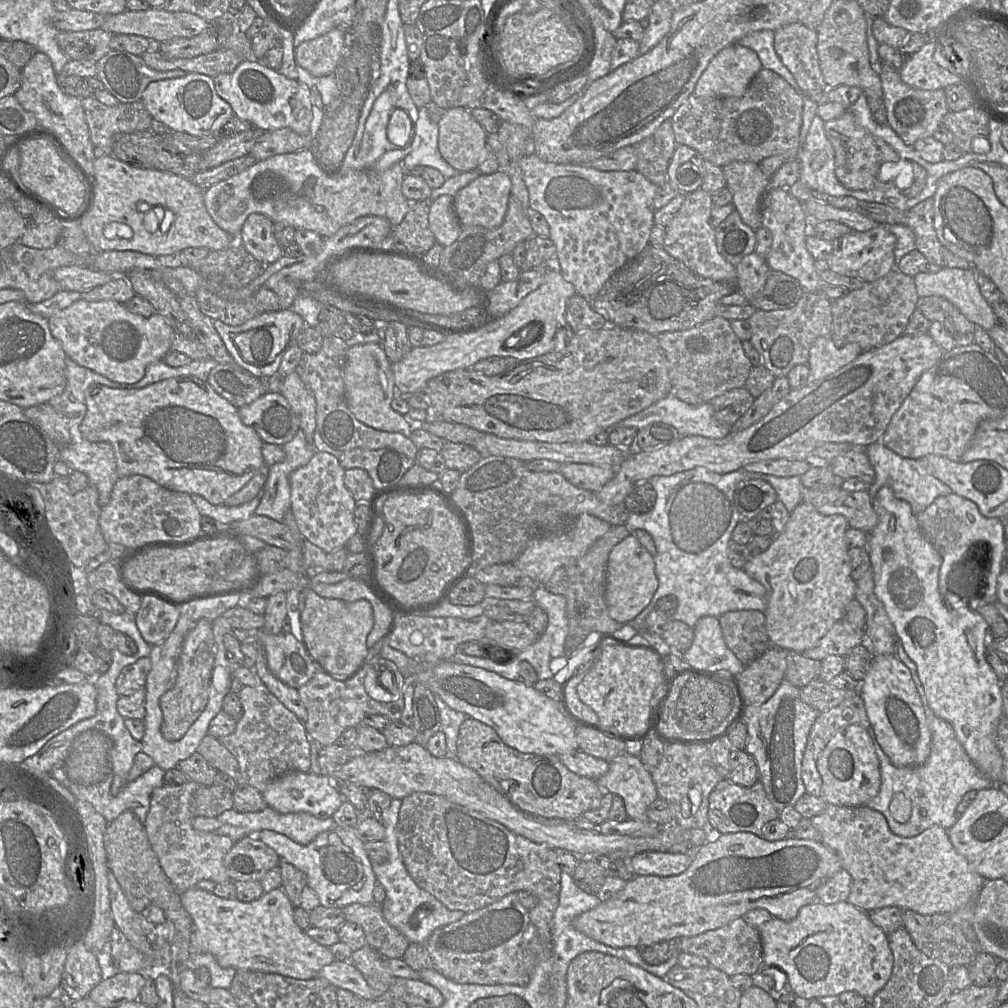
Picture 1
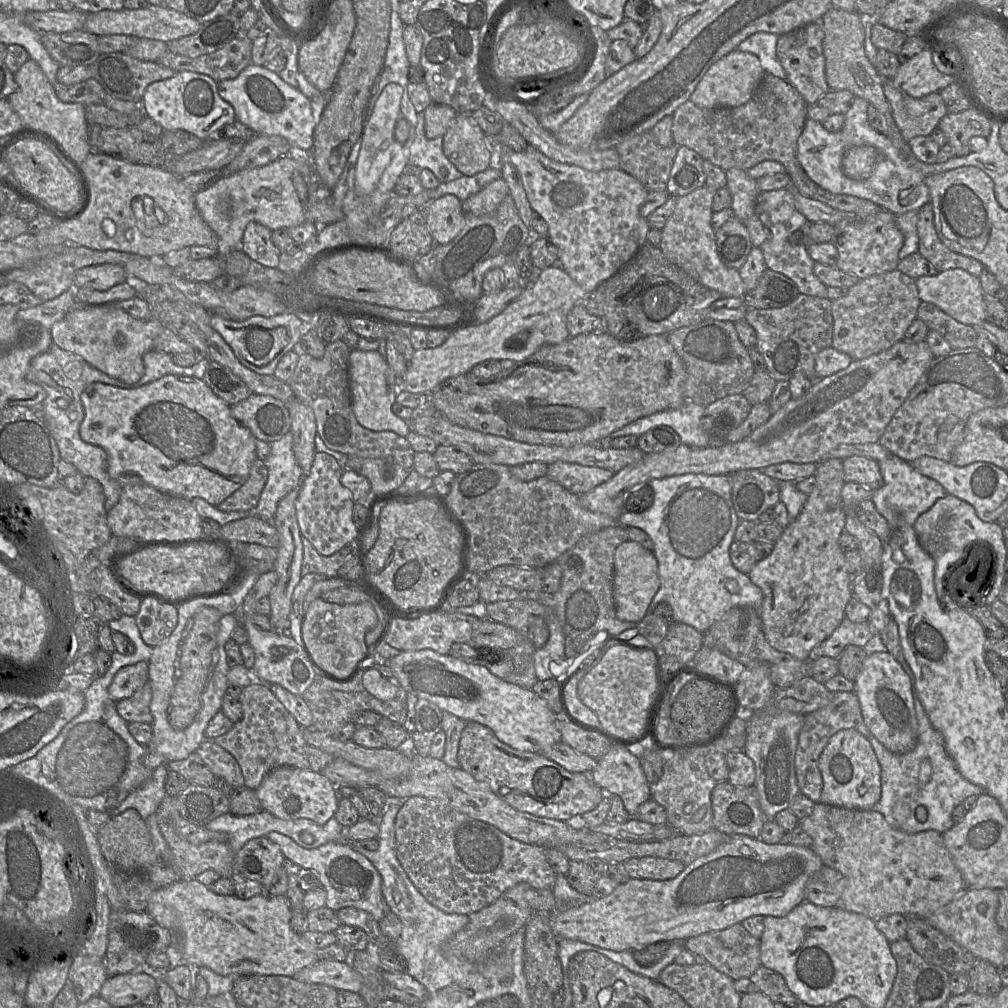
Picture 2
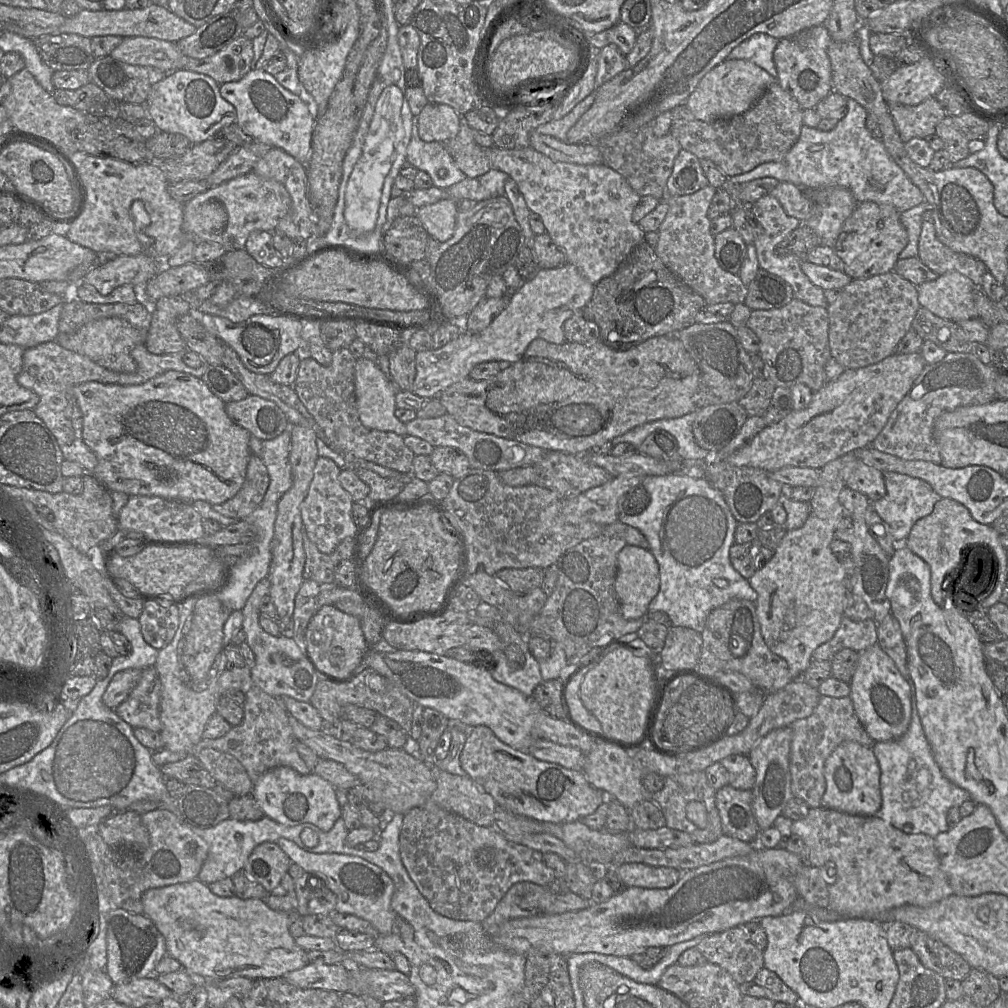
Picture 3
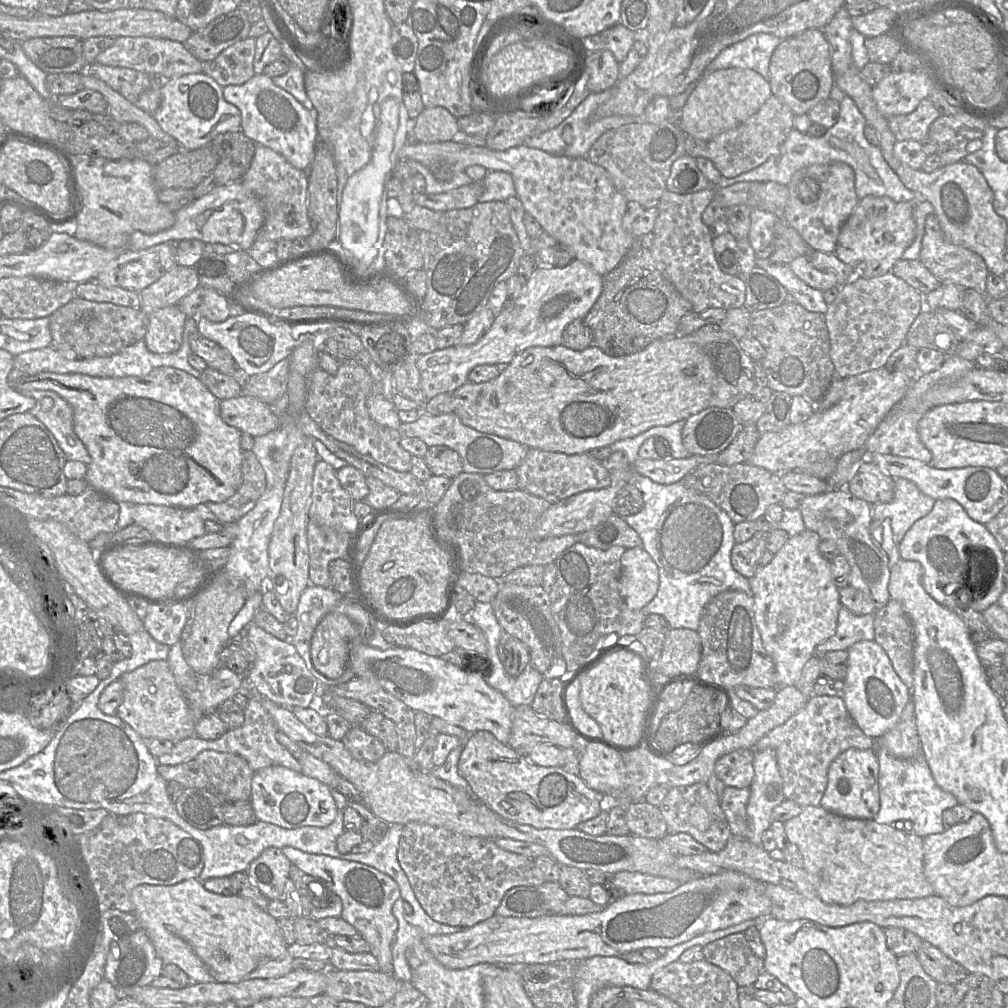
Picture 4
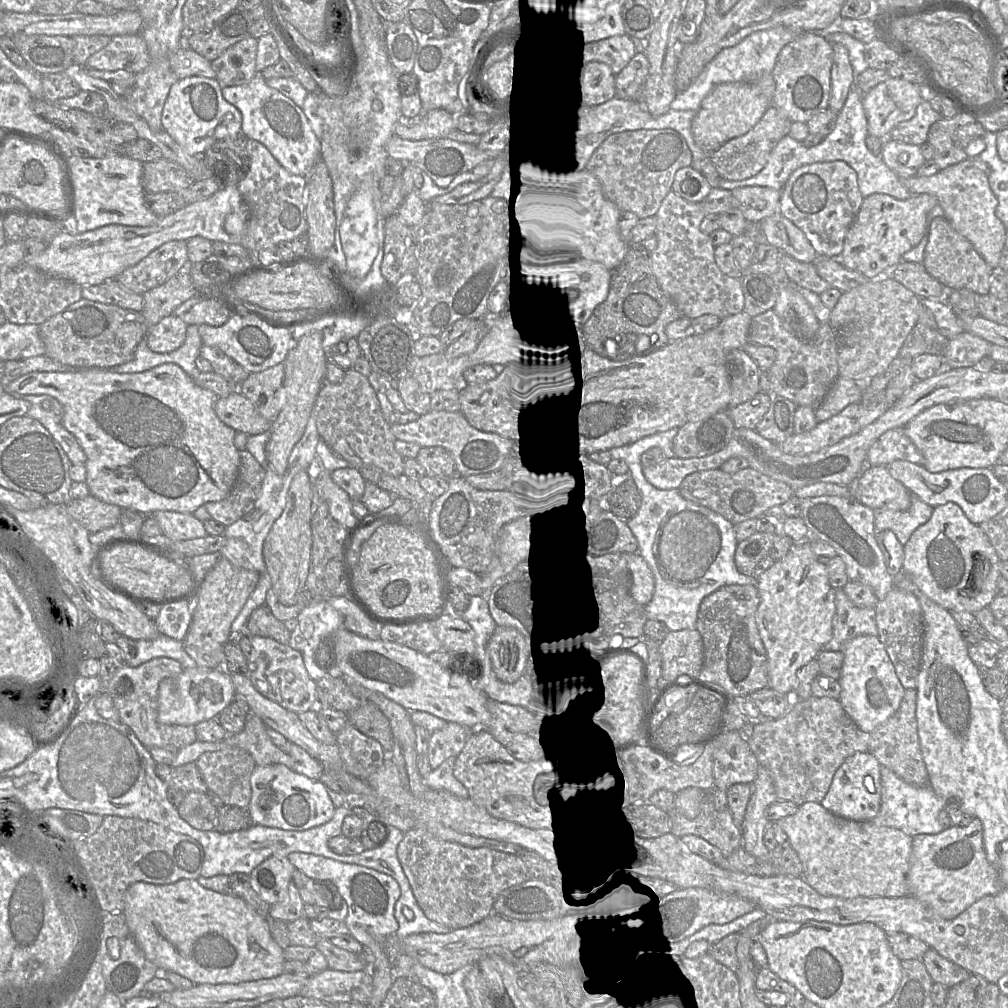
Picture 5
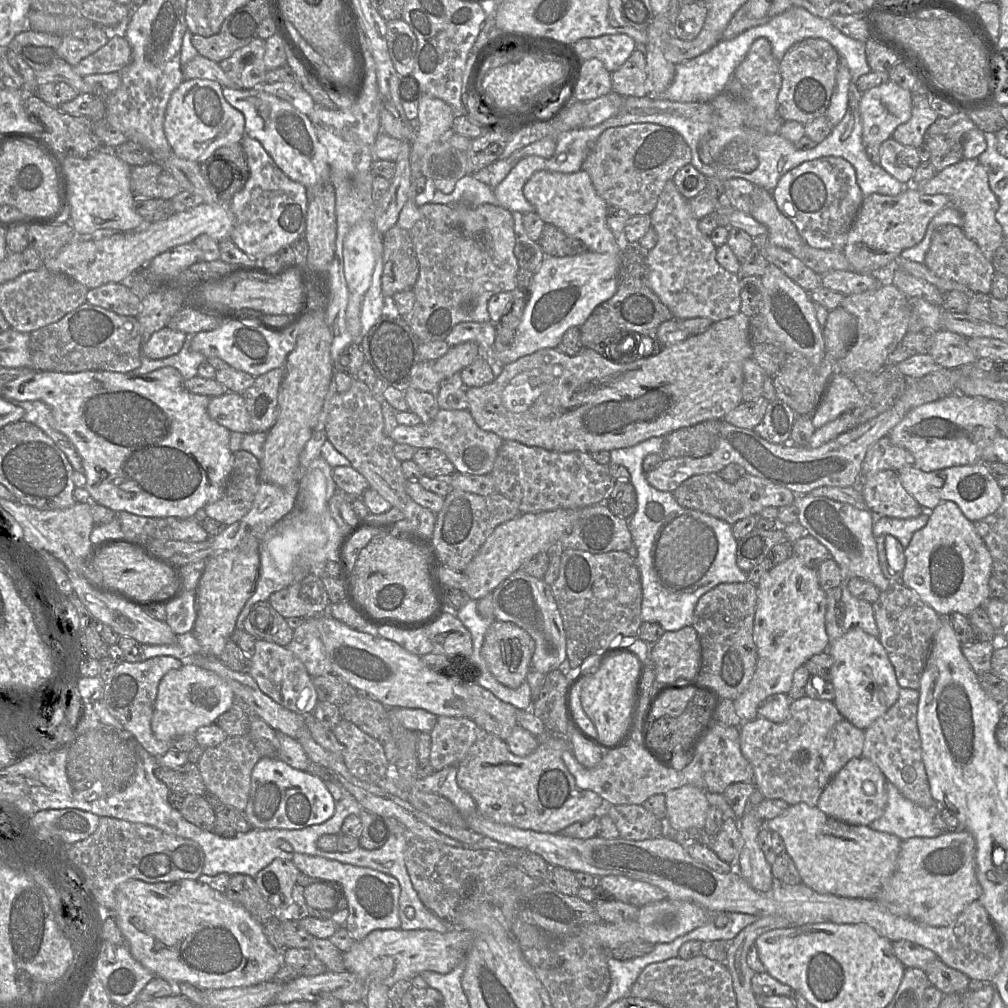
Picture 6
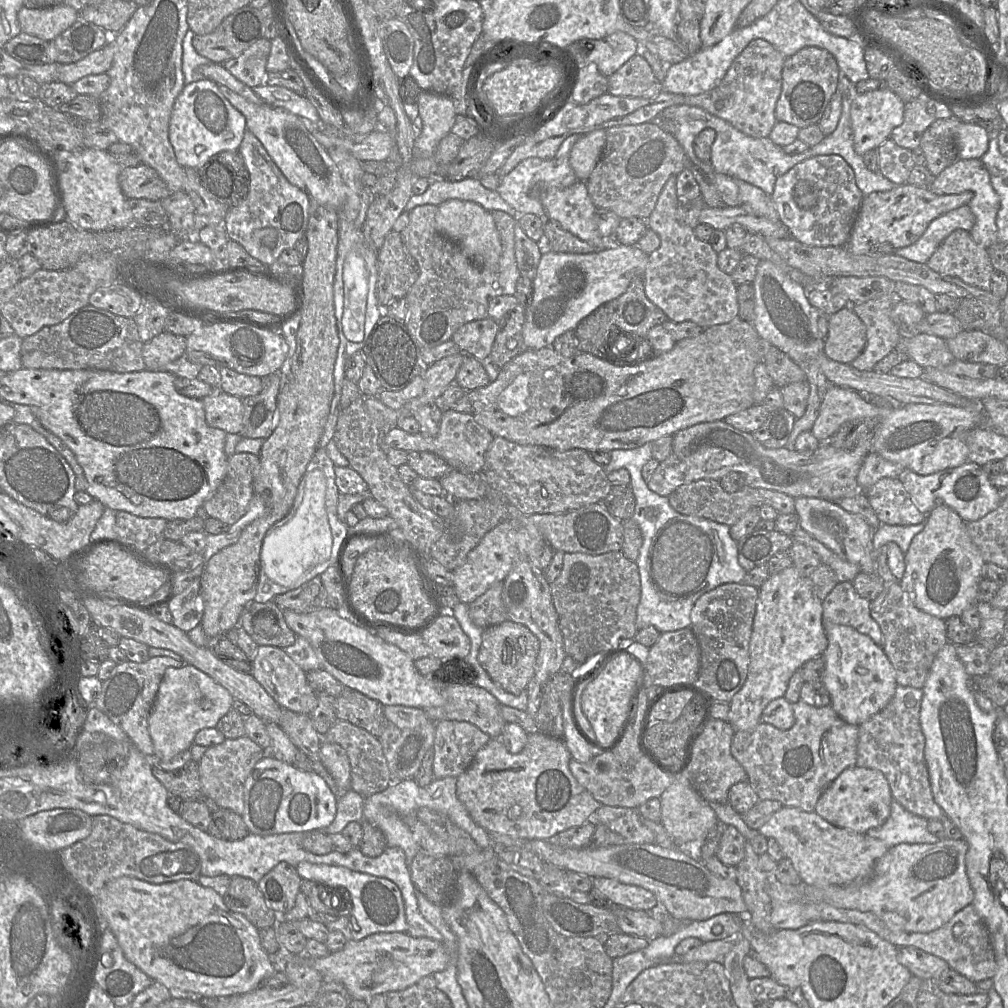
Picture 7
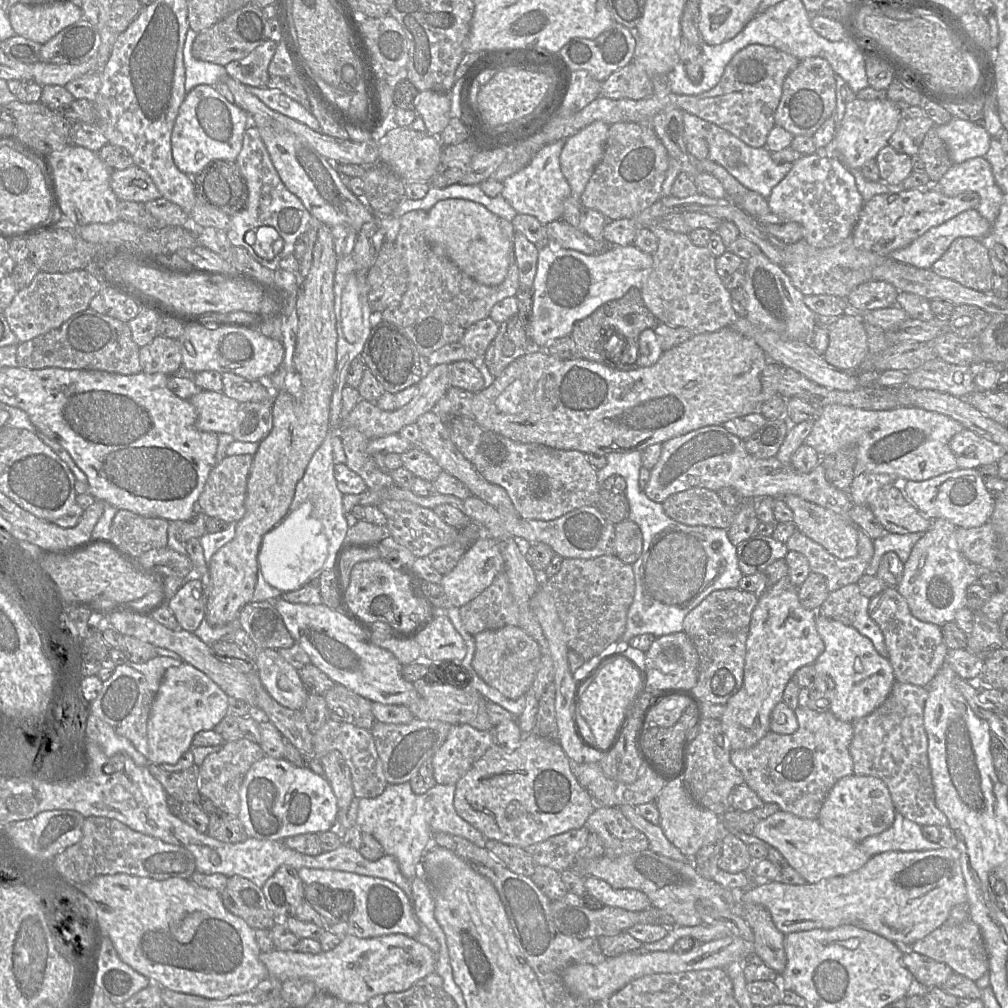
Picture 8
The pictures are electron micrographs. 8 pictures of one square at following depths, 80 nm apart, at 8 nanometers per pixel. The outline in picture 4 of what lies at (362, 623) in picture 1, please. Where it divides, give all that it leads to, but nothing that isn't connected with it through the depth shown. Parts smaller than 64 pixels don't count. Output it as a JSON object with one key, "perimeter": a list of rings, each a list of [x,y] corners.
{"perimeter":[[[331,612],[317,625],[310,652],[314,667],[330,679],[343,675],[347,641],[355,632],[354,623],[343,613]]]}

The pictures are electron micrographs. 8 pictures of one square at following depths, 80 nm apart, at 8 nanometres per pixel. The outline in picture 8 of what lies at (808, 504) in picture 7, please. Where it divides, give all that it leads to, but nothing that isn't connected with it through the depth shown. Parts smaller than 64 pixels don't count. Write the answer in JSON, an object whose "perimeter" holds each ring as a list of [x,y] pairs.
{"perimeter":[[[794,494],[783,498],[793,511],[793,521],[799,531],[839,559],[857,555],[858,528],[851,522],[851,518],[846,519],[830,509]]]}

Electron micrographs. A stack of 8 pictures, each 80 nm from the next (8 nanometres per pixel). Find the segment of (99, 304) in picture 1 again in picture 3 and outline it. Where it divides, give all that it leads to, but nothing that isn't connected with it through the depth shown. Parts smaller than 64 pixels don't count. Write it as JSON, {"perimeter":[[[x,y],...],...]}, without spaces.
{"perimeter":[[[102,318],[91,321],[72,334],[58,333],[55,341],[63,348],[88,357],[98,365],[120,373],[133,373],[137,369],[131,355],[133,348],[145,344],[148,330],[140,330],[118,318]]]}

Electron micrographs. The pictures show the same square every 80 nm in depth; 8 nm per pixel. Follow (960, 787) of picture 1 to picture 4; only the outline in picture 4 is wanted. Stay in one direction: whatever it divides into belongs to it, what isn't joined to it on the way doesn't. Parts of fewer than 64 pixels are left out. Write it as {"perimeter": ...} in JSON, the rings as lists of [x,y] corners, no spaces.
{"perimeter":[[[922,744],[921,753],[911,759],[895,757],[876,745],[874,751],[879,763],[880,796],[880,808],[874,820],[880,824],[896,826],[922,838],[943,833],[946,830],[942,821],[943,811],[956,806],[959,802],[953,794],[937,785],[923,753]]]}

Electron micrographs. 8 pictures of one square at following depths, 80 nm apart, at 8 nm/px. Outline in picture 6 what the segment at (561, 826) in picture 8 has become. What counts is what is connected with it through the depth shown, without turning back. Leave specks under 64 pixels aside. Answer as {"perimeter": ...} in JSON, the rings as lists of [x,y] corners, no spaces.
{"perimeter":[[[484,734],[457,765],[457,783],[473,798],[477,813],[496,823],[555,834],[573,823],[598,815],[606,807],[595,792],[580,788],[565,766],[562,754],[569,748],[564,738],[546,735],[529,755],[514,755],[505,740]]]}

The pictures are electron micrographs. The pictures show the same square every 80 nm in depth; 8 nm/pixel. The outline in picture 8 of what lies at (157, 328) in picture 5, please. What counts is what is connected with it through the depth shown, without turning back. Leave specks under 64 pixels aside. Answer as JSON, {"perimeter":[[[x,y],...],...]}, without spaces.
{"perimeter":[[[156,336],[151,343],[139,349],[142,372],[174,375],[182,366],[178,339]]]}

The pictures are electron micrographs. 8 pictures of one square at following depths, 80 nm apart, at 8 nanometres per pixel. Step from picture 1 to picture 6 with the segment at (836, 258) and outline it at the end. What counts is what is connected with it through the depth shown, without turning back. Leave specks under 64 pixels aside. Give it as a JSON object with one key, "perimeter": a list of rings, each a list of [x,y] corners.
{"perimeter":[[[913,185],[896,196],[870,194],[863,199],[849,230],[843,253],[852,269],[858,273],[888,275],[893,271],[894,260],[901,257],[903,250],[918,244],[932,218],[949,205],[948,196],[923,194]]]}

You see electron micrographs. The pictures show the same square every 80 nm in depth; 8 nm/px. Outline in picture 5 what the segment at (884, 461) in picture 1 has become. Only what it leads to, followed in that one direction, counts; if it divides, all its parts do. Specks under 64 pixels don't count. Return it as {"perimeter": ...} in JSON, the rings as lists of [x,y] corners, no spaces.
{"perimeter":[[[911,495],[911,505],[905,511],[874,510],[874,532],[891,530],[904,547],[911,534],[930,519],[932,512],[932,506]]]}

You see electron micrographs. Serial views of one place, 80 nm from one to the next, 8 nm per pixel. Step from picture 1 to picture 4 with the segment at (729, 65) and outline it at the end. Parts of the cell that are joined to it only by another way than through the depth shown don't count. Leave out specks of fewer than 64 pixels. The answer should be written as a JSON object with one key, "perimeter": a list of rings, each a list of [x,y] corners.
{"perimeter":[[[726,68],[705,73],[680,110],[680,128],[695,138],[710,140],[753,116],[772,96],[768,80],[751,69]]]}

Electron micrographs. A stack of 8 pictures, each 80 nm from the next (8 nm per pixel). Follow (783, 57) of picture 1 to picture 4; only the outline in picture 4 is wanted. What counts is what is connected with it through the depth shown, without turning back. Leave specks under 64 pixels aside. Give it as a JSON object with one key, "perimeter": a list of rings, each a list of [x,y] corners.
{"perimeter":[[[808,29],[782,40],[772,54],[769,70],[772,95],[783,101],[795,116],[808,114],[821,101],[836,96],[831,47],[823,29]]]}

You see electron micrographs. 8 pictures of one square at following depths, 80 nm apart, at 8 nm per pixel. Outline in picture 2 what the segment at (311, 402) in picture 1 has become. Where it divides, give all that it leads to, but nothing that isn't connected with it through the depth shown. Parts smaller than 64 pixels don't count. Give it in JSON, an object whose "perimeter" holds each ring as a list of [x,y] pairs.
{"perimeter":[[[296,398],[287,402],[286,406],[290,414],[293,452],[302,469],[304,479],[311,470],[317,452],[315,449],[316,419],[313,409]]]}

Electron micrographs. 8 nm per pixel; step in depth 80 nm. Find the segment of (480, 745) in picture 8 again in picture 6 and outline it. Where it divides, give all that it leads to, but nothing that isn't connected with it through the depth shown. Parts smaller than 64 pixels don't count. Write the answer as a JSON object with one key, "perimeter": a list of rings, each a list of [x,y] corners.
{"perimeter":[[[440,716],[435,727],[431,730],[430,763],[434,771],[440,771],[448,766],[457,766],[466,756],[470,747],[484,734],[473,720],[468,717]]]}

